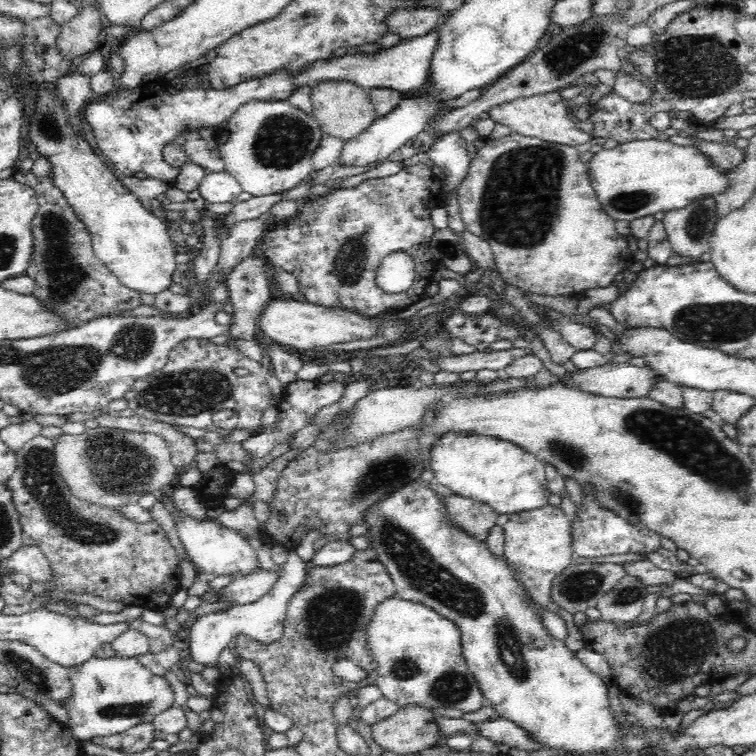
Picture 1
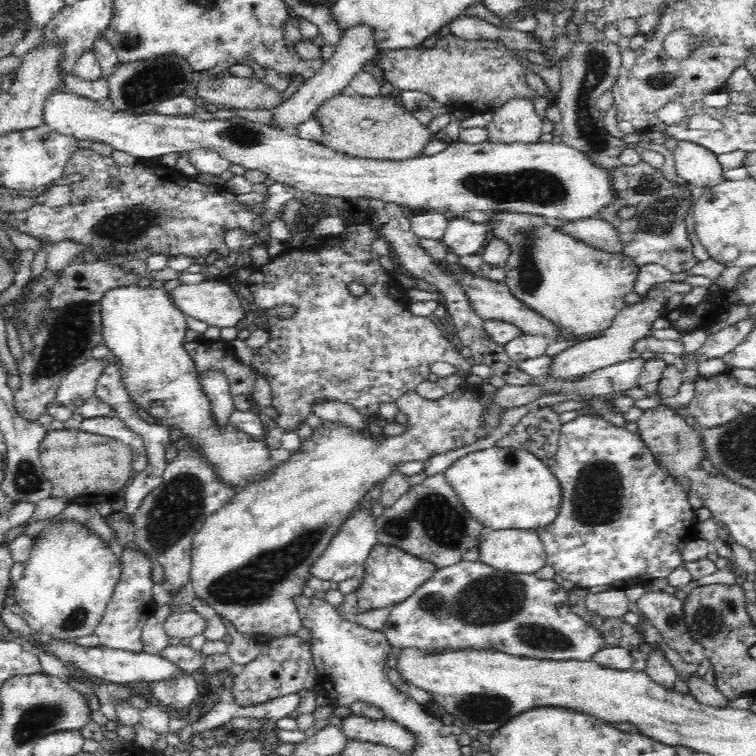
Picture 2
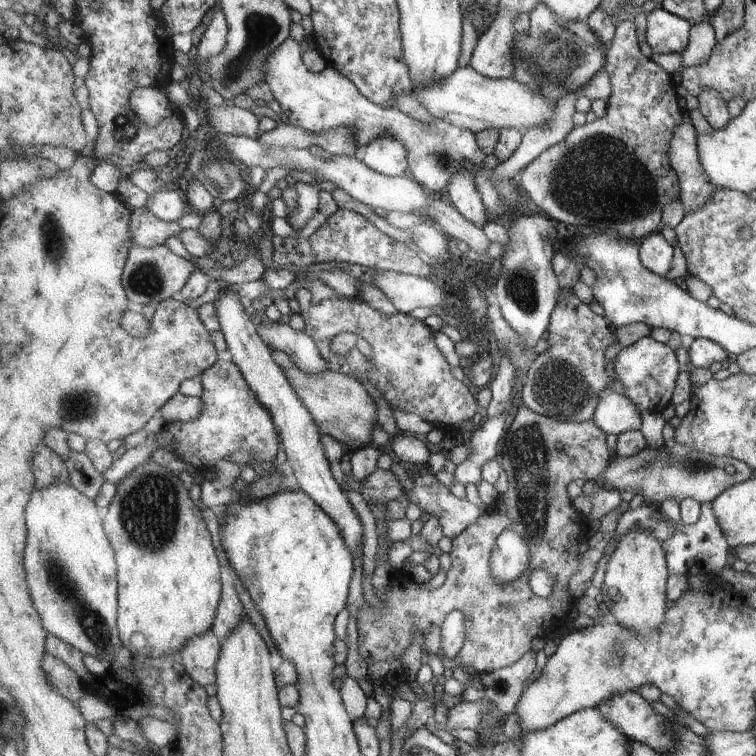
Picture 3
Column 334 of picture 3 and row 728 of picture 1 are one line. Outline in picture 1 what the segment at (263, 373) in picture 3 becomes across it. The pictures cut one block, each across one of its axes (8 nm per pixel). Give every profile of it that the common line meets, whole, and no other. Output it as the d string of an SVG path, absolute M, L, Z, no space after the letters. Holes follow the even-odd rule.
M504 718L482 720L476 723L476 728L478 730L474 732L474 736L487 738L496 744L508 744L511 748L525 749L528 753L541 749L524 730Z

